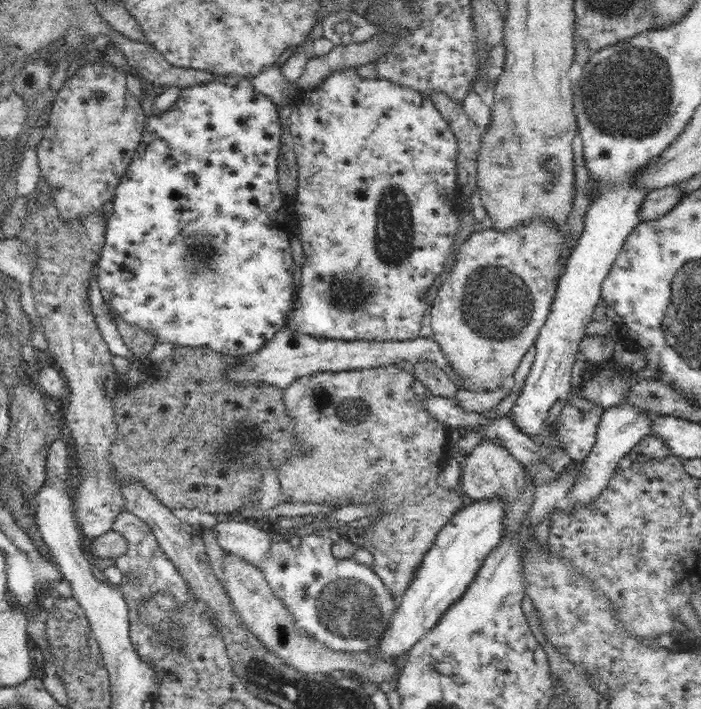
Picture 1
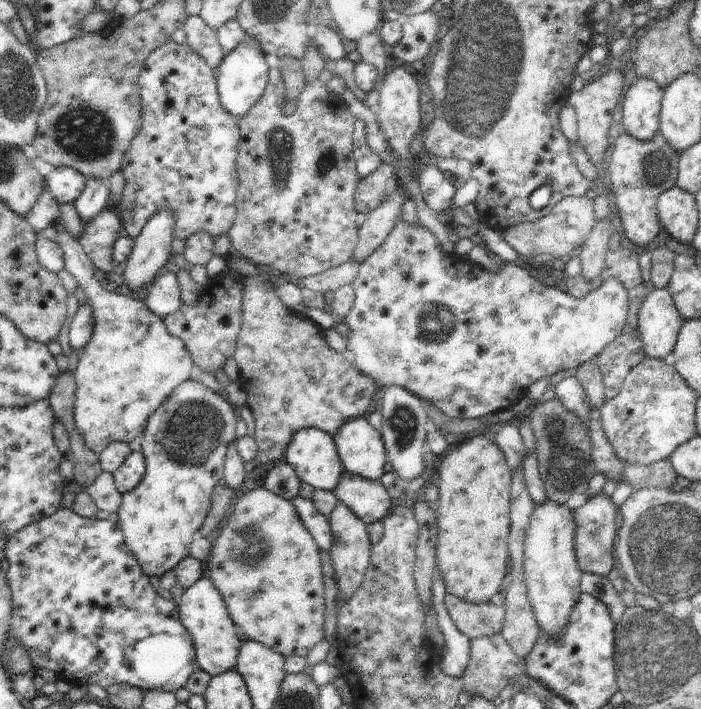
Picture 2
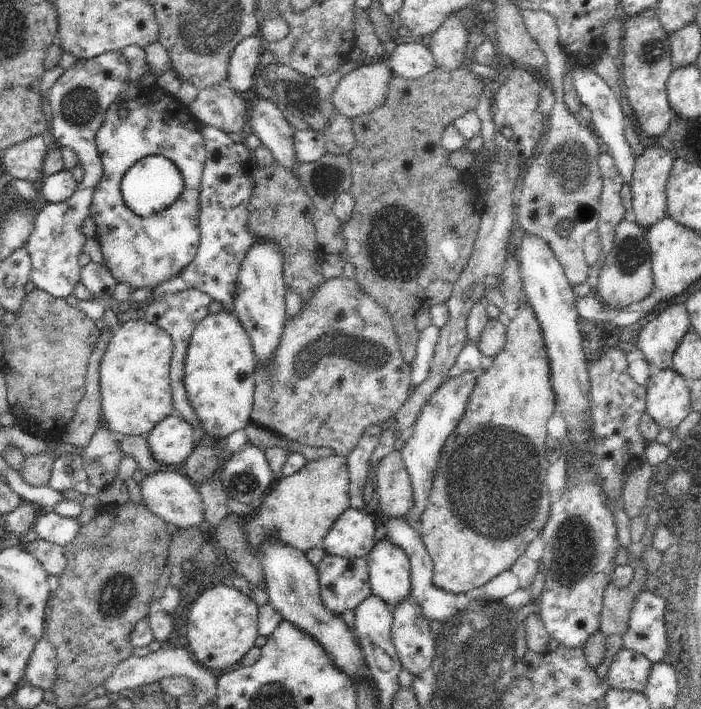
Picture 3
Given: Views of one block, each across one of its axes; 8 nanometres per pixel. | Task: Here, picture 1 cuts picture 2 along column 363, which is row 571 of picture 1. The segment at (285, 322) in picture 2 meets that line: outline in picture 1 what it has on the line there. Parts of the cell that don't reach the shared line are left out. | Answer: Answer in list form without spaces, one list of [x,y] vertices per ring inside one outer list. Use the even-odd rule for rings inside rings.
[[[398,366],[390,368],[364,368],[346,372],[316,372],[308,378],[296,380],[284,390],[286,412],[294,422],[294,434],[302,442],[304,450],[298,458],[288,460],[280,470],[280,492],[284,502],[338,502],[340,498],[352,498],[356,504],[374,504],[384,500],[382,512],[370,536],[362,536],[362,548],[374,556],[374,572],[380,576],[388,592],[400,600],[412,580],[416,568],[422,564],[424,554],[432,548],[440,528],[452,520],[452,516],[466,506],[460,488],[442,490],[436,482],[438,472],[446,466],[448,432],[442,422],[430,416],[430,412],[418,402],[412,390],[414,374],[404,372]]]

